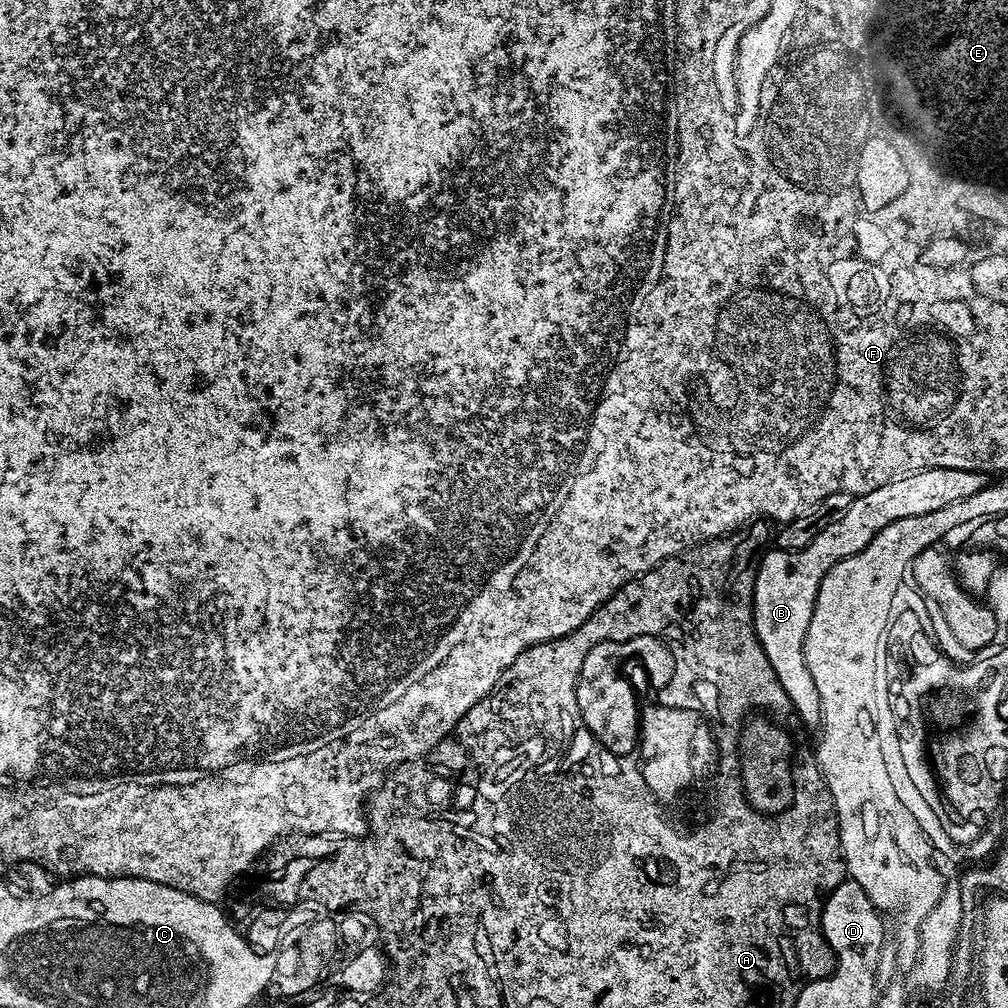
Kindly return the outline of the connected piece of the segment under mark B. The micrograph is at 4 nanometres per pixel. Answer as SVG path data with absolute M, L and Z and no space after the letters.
M924 468L920 472L910 472L886 486L878 486L878 490L855 497L850 510L846 510L838 522L826 526L826 530L822 530L822 534L818 534L818 538L806 547L787 554L768 550L759 557L751 602L756 619L756 638L764 647L764 658L770 662L773 676L782 682L782 690L786 690L786 698L801 724L819 725L824 709L822 700L818 698L818 686L814 686L814 680L810 678L804 657L806 630L814 614L822 578L826 578L835 564L858 554L877 534L886 530L886 526L898 522L898 518L914 518L918 514L930 514L930 510L942 510L942 506L950 506L970 498L970 494L978 494L978 490L988 487L989 483L985 473L974 470Z

